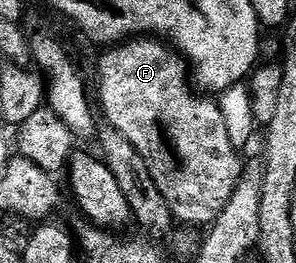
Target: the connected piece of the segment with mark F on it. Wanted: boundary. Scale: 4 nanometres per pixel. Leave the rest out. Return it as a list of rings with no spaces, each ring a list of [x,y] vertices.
[[[137,36],[117,42],[105,50],[108,51],[96,66],[96,78],[100,81],[98,106],[104,109],[107,123],[122,132],[134,148],[138,148],[138,156],[146,160],[146,168],[150,168],[154,184],[158,184],[162,196],[166,196],[166,204],[170,204],[173,219],[177,223],[190,222],[194,226],[211,227],[222,208],[226,208],[230,196],[234,196],[246,165],[245,159],[240,159],[238,147],[230,144],[230,131],[226,129],[219,101],[194,89],[189,63],[163,37]]]

